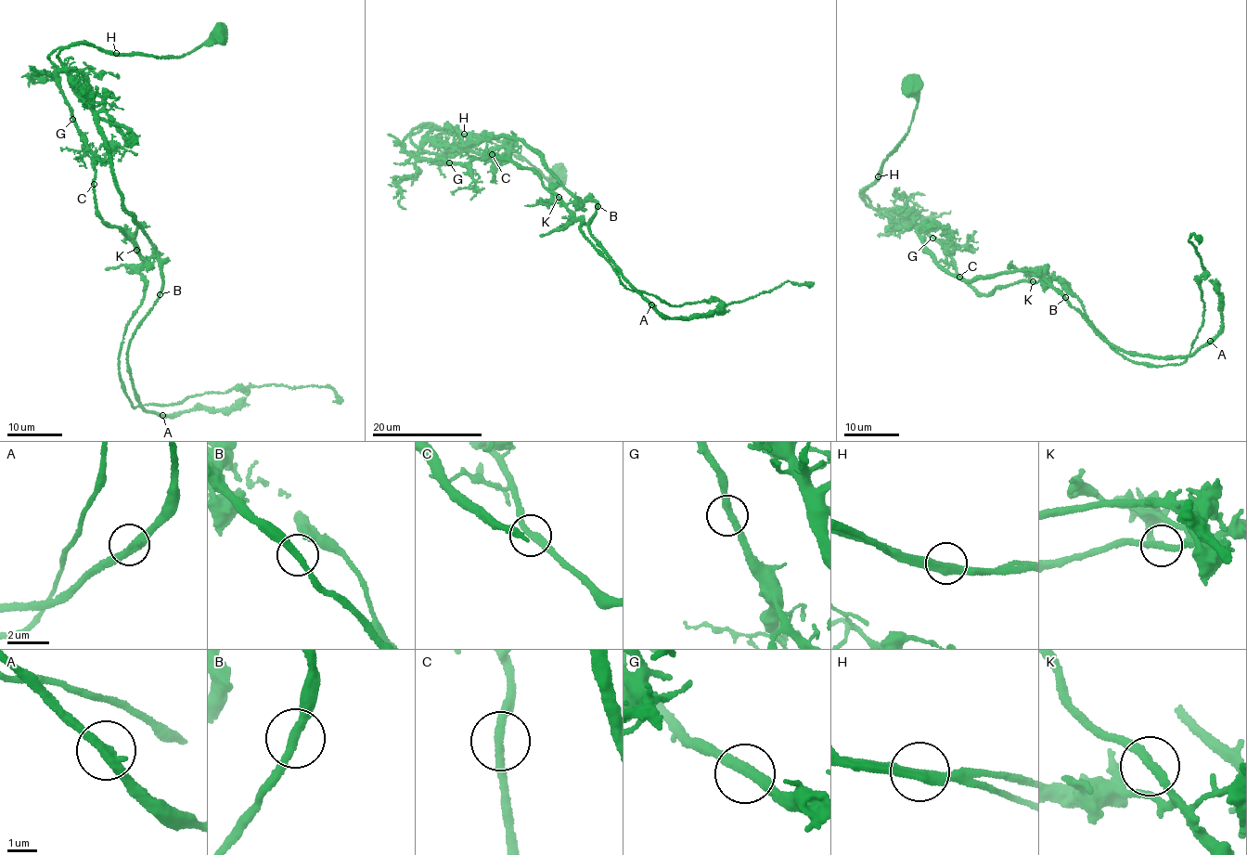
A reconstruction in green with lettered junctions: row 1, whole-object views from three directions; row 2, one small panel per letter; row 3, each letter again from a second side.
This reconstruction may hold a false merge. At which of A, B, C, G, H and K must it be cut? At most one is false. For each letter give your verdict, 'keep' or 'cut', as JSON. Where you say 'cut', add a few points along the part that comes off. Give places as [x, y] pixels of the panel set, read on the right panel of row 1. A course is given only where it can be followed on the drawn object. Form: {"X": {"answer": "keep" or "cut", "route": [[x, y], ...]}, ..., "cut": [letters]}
{"A": {"answer": "keep"}, "B": {"answer": "keep"}, "C": {"answer": "keep"}, "G": {"answer": "keep"}, "H": {"answer": "cut", "route": [[877, 176], [873, 207], [943, 244], [972, 290], [1060, 281], [1153, 367], [1178, 365], [1202, 324], [1202, 240]]}, "K": {"answer": "keep"}, "cut": ["H"]}

